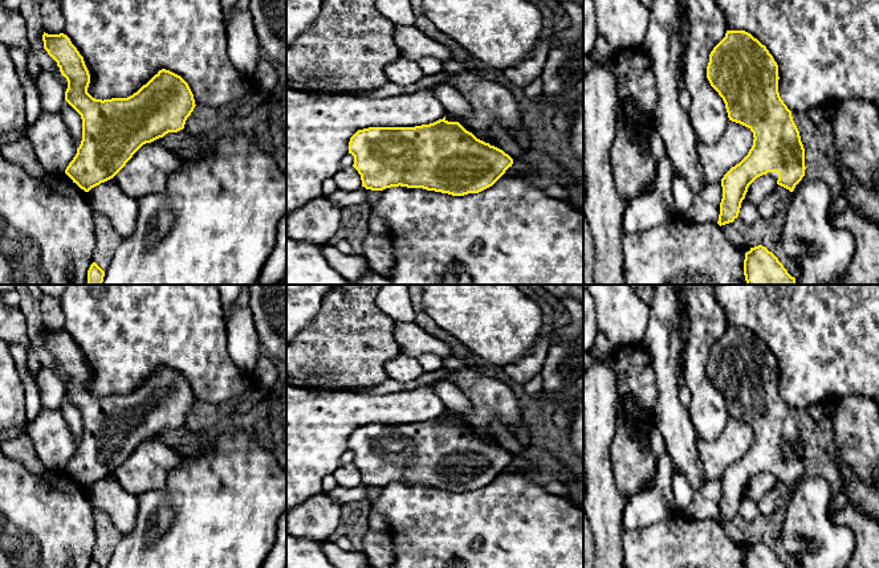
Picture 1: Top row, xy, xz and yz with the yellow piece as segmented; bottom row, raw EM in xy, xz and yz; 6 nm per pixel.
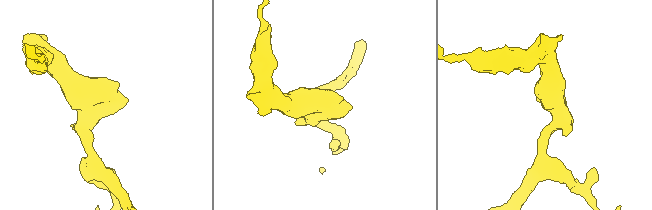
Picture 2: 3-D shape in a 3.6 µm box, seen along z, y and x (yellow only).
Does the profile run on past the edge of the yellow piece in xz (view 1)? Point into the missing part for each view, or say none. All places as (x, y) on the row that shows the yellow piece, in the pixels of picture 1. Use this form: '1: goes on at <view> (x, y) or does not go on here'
1: does not go on here

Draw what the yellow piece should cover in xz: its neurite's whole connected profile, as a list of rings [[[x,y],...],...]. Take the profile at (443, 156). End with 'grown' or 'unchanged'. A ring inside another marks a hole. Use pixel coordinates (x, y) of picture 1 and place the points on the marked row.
[[[445,117],[434,123],[415,127],[369,127],[358,130],[350,138],[349,154],[354,156],[353,167],[361,175],[362,187],[366,189],[383,191],[400,185],[452,196],[479,193],[492,187],[513,164],[513,159],[502,150],[477,139],[459,122],[448,122]]] | unchanged

